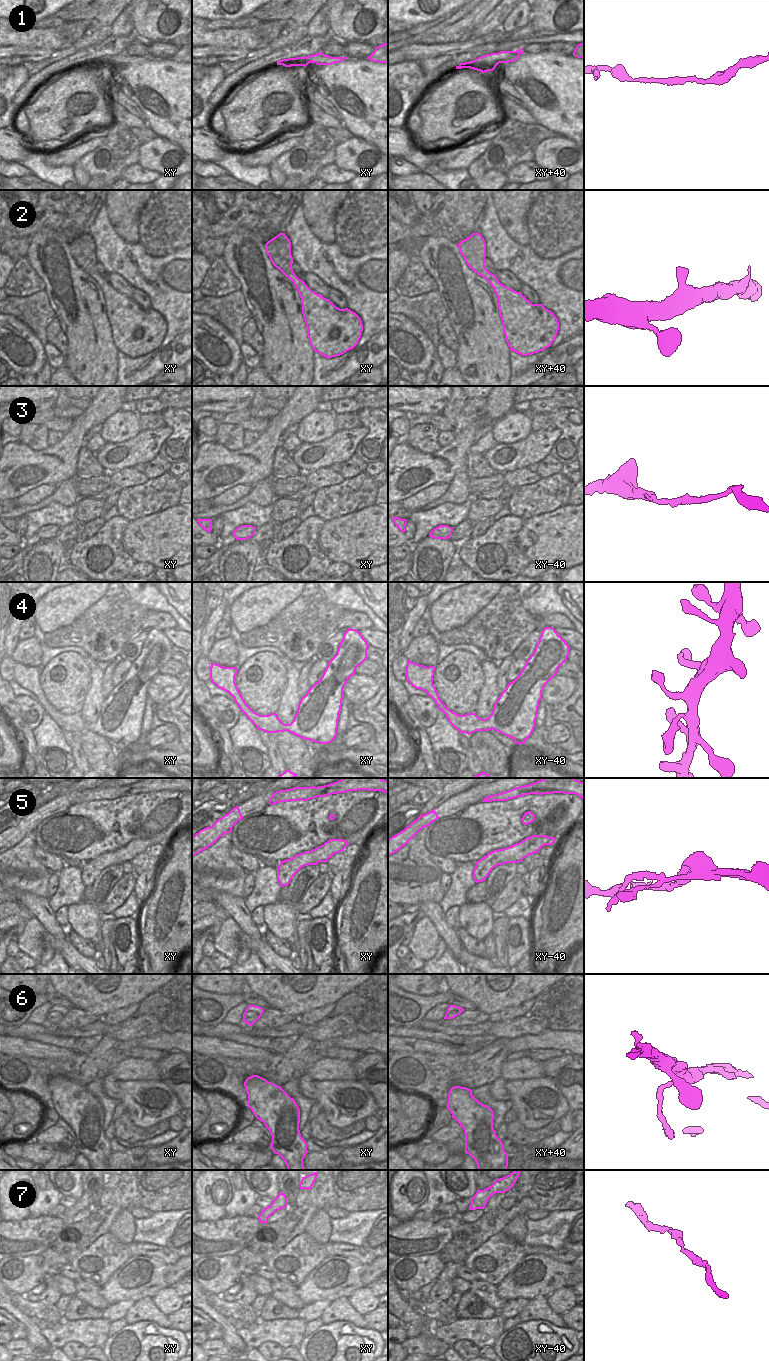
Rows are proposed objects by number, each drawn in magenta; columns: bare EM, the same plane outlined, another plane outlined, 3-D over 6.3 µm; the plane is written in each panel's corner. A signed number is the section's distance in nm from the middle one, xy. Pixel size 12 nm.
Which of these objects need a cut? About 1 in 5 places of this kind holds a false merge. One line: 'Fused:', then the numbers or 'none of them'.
Fused: 5

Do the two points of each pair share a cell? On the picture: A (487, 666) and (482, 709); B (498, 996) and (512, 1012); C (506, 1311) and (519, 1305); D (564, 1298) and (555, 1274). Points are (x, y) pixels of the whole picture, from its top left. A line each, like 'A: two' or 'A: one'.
A: one
B: two
C: one
D: two

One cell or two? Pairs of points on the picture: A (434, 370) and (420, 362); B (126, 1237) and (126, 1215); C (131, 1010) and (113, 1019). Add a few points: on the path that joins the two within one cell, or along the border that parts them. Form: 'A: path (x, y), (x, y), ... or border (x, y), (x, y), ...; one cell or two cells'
A: border (436, 355), (426, 372); two cells
B: path (126, 1232), (126, 1220); one cell
C: path (127, 1012), (117, 1016); one cell

